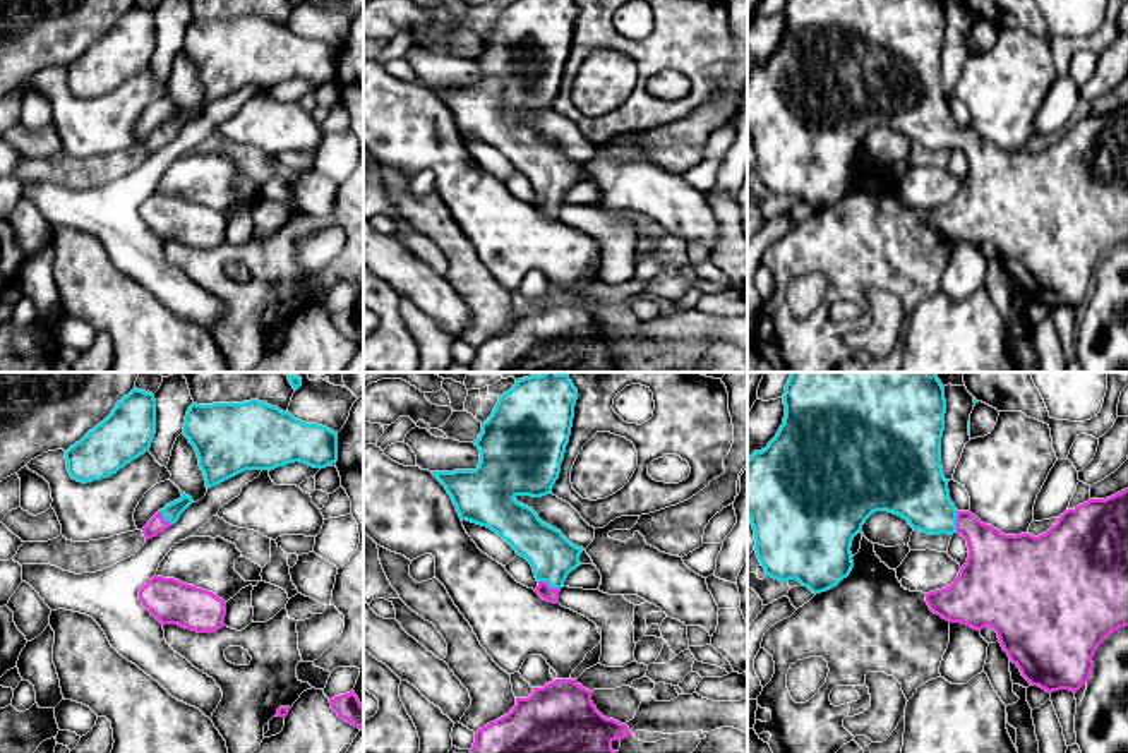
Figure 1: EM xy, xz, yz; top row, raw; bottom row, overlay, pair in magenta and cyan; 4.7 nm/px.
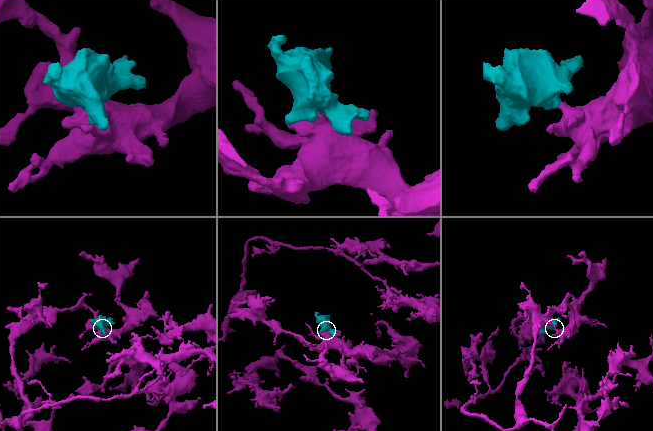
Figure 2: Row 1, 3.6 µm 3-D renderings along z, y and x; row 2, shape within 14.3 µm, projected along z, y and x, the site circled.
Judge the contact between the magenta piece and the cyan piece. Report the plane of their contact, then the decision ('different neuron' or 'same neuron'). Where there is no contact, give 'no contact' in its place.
meets magenta in xz; same neuron

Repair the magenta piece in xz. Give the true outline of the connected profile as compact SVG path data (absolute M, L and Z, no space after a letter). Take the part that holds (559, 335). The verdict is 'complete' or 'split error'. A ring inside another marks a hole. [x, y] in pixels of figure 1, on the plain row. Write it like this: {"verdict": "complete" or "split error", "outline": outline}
{"verdict": "complete", "outline": "M555 295L543 304L533 304L528 314L516 314L514 324L475 348L471 372L619 372L612 365L615 355L633 352L626 340L603 333L591 317L591 307L576 295Z"}

